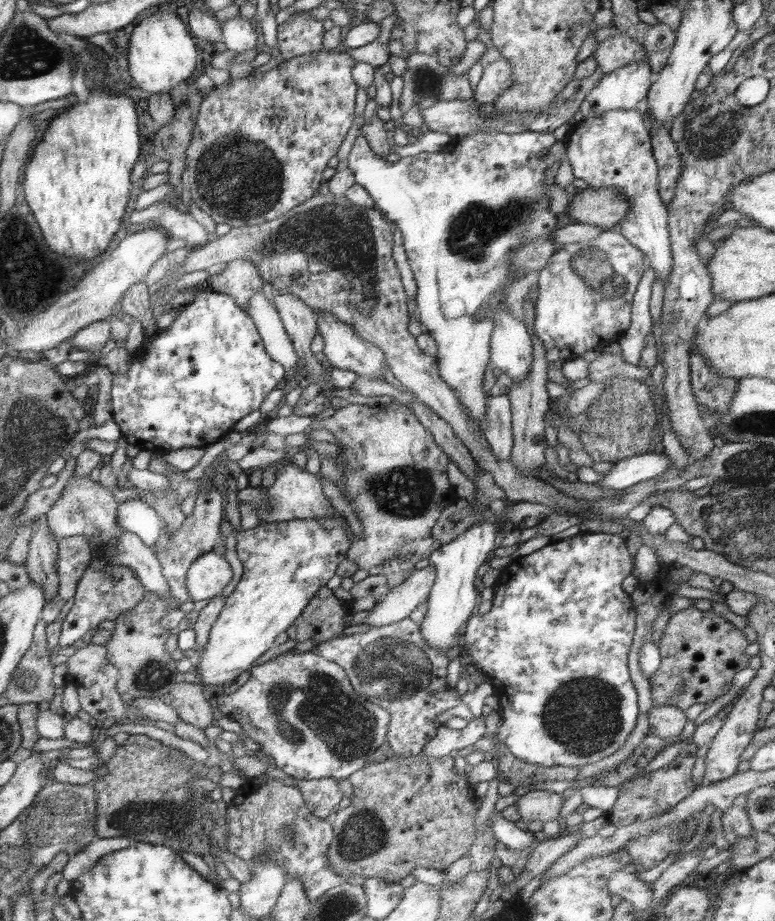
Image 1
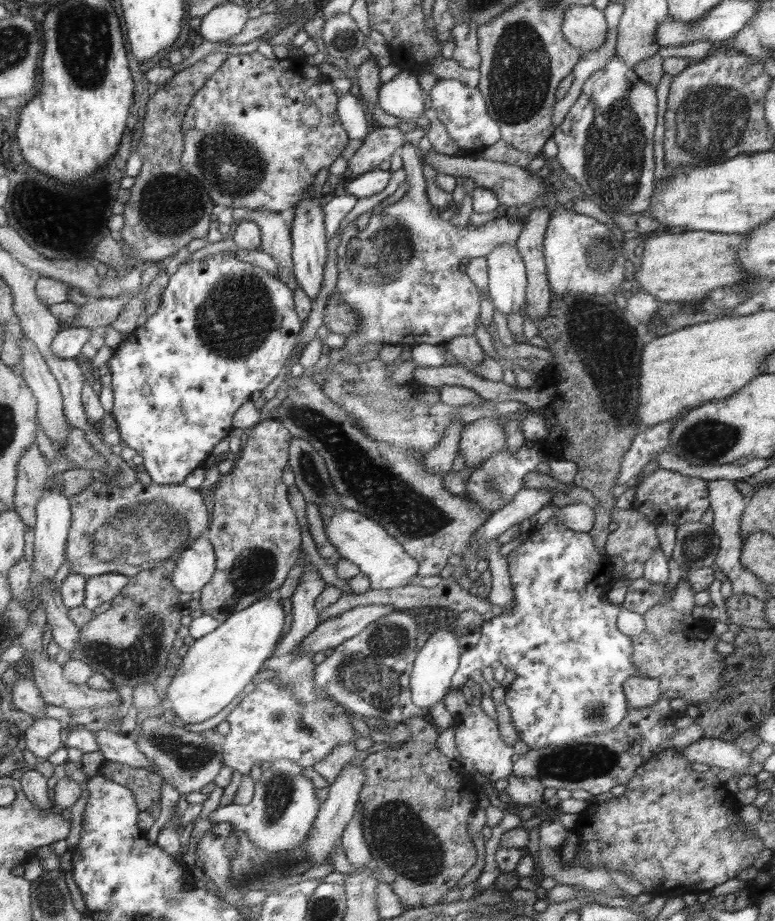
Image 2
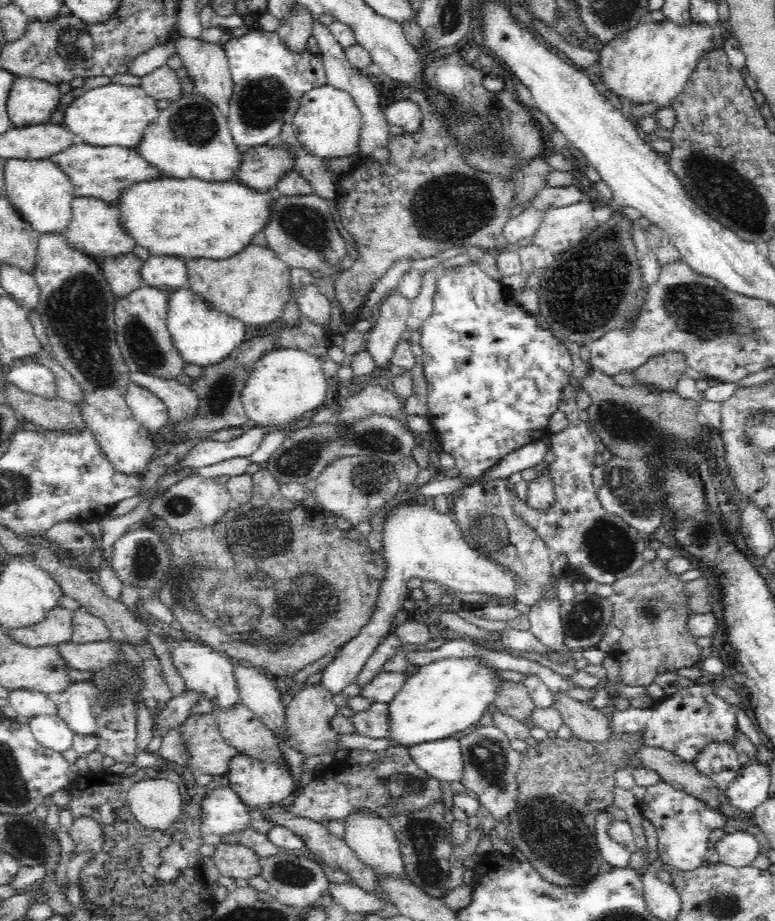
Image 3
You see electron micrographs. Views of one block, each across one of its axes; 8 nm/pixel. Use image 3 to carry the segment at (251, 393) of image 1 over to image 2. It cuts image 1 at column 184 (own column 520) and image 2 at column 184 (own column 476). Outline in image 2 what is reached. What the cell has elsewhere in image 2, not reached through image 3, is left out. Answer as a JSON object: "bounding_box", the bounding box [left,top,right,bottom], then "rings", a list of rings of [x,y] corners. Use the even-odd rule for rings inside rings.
{"bounding_box":[106,250,302,485],"rings":[[[223,250],[220,253],[210,254],[210,256],[202,259],[181,264],[178,271],[170,277],[168,285],[161,294],[161,302],[159,308],[147,318],[147,321],[129,335],[129,338],[122,340],[115,349],[113,358],[110,357],[106,361],[112,375],[111,388],[114,394],[114,403],[112,408],[112,416],[118,423],[118,430],[121,439],[134,448],[137,454],[142,456],[143,463],[140,465],[142,470],[146,470],[152,482],[158,485],[176,485],[183,484],[188,474],[192,474],[214,450],[214,446],[226,438],[232,430],[232,418],[245,402],[250,400],[252,392],[262,392],[266,386],[270,386],[270,382],[280,374],[282,366],[287,364],[288,356],[296,344],[296,336],[302,330],[302,320],[298,318],[294,309],[294,295],[290,288],[280,281],[278,276],[270,274],[268,271],[250,265],[244,261],[240,261],[236,254]]]}

